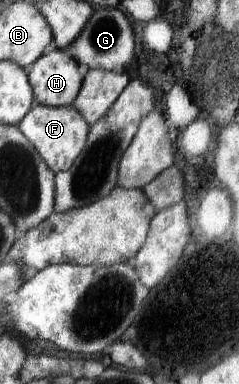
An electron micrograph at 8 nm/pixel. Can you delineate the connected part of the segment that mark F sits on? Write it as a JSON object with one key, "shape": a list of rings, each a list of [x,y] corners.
{"shape":[[[38,104],[17,126],[37,148],[46,165],[57,174],[69,171],[76,163],[78,155],[84,149],[90,125],[74,105],[55,108]]]}

